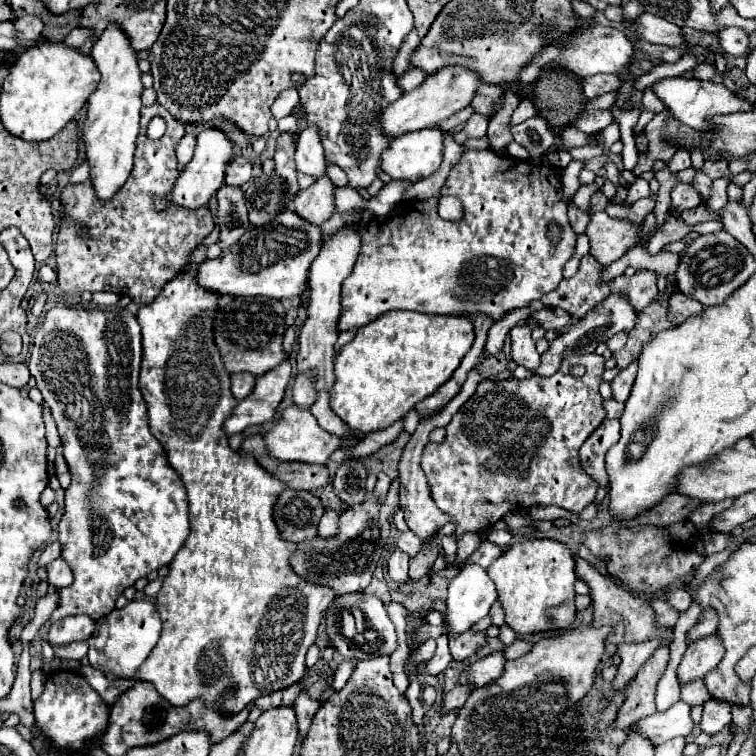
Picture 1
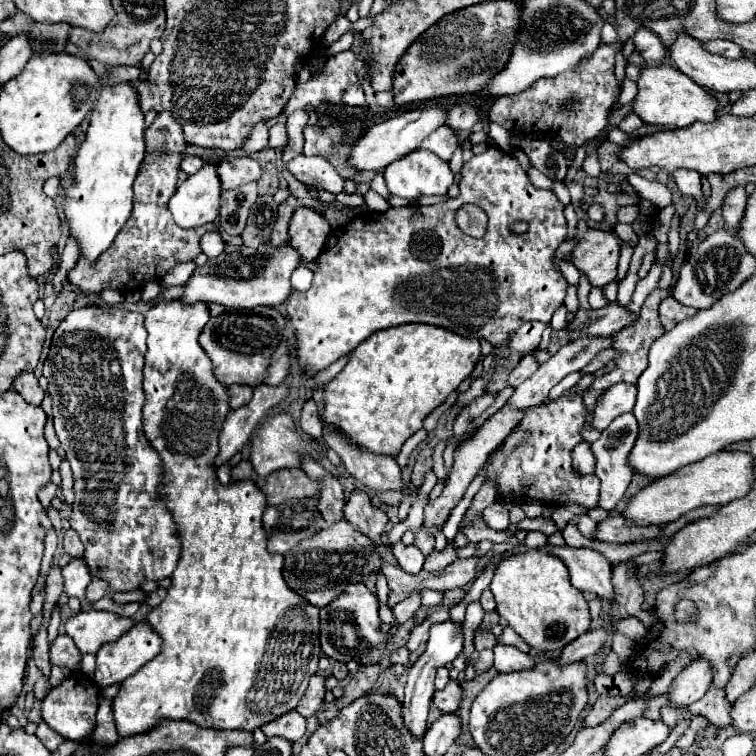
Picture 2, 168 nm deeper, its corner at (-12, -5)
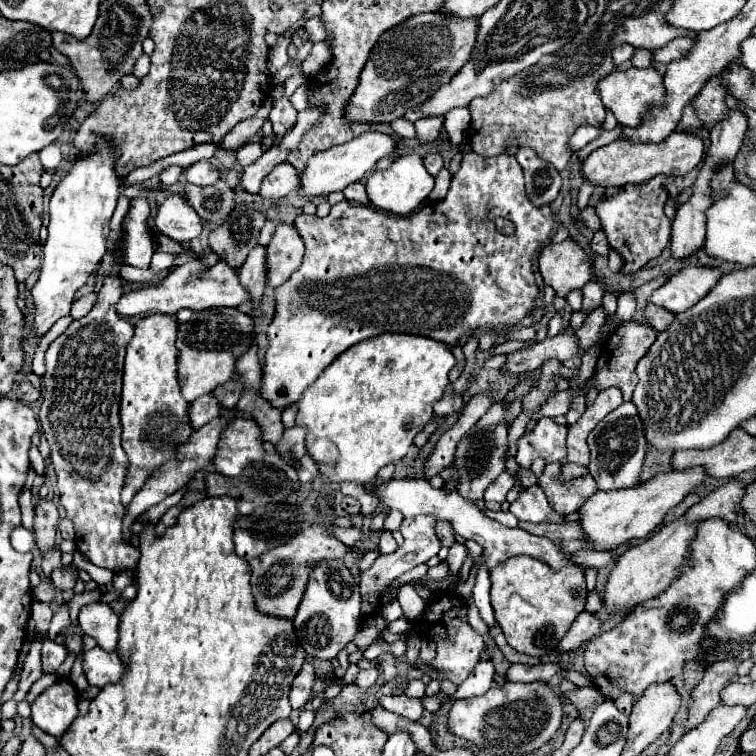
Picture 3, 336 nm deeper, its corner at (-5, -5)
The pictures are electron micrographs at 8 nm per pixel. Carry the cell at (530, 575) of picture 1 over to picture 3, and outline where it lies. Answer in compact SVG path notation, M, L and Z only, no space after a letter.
M521 555L491 569L489 577L495 619L501 625L507 643L519 653L541 659L551 657L571 623L585 609L587 587L581 571L577 571L577 567L553 571L547 563Z

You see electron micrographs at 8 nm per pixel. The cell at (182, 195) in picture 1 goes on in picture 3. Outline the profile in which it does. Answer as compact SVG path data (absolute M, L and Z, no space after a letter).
M181 193L167 197L159 205L155 223L161 233L165 233L169 239L177 243L185 243L199 237L203 229L201 217L193 209L193 205L187 201L187 197Z

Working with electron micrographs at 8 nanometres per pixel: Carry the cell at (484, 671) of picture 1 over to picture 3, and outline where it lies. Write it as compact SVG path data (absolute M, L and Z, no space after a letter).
M385 695L381 697L381 705L387 711L393 711L409 719L421 719L421 711L423 711L423 699L407 697L407 695Z

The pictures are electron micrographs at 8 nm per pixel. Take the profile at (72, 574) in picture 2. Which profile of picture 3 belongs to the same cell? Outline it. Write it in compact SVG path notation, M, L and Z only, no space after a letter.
M69 565L69 567L59 567L59 569L53 571L51 579L53 579L53 583L55 583L55 587L57 587L59 591L67 591L67 589L73 589L73 587L75 587L75 583L77 583L77 579L79 579L79 571L77 571L77 567L73 567L73 565Z

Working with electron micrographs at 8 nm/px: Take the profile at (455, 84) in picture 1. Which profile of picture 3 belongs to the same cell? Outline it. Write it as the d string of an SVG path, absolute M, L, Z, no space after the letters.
M367 131L343 145L321 151L321 153L313 155L313 159L309 159L305 171L301 173L301 191L299 193L317 197L317 195L329 195L333 191L343 191L349 183L361 181L367 173L371 173L375 169L377 161L381 161L383 157L395 155L397 149L399 149L399 143L395 141L395 137L379 133L379 131Z

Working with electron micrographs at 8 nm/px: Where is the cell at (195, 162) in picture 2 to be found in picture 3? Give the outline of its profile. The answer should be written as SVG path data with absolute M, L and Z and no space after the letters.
M167 167L167 169L159 175L159 179L161 179L163 185L173 185L173 183L177 183L177 181L181 179L181 175L183 175L183 169L181 169L181 167Z

